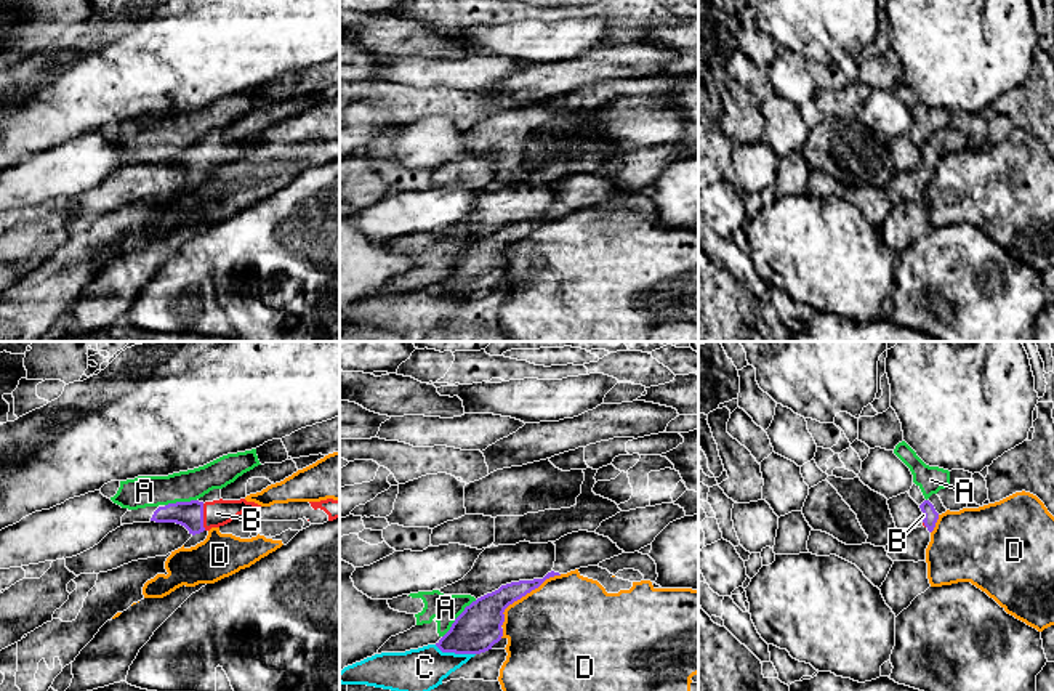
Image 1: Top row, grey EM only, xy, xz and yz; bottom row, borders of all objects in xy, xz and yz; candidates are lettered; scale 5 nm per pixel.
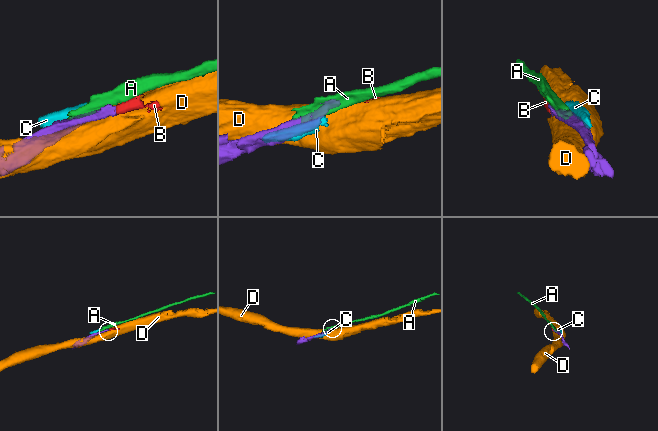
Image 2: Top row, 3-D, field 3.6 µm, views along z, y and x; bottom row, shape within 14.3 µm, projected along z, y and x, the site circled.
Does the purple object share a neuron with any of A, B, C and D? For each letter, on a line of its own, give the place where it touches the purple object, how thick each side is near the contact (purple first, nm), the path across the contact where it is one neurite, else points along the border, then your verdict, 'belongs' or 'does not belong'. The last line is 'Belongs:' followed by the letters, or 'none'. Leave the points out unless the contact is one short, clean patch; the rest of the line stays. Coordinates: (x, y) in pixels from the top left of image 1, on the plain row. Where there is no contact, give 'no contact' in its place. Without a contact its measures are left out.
A: contact xz (457, 258); calibres 220 and 140 nm; does not belong
B: contact xy (202, 157); calibres 130 and 130 nm; belongs
C: contact xz (455, 294); calibres 220 and 220 nm; does not belong
D: contact xz (524, 236); calibres 200 and 500 nm; does not belong
Belongs: B

